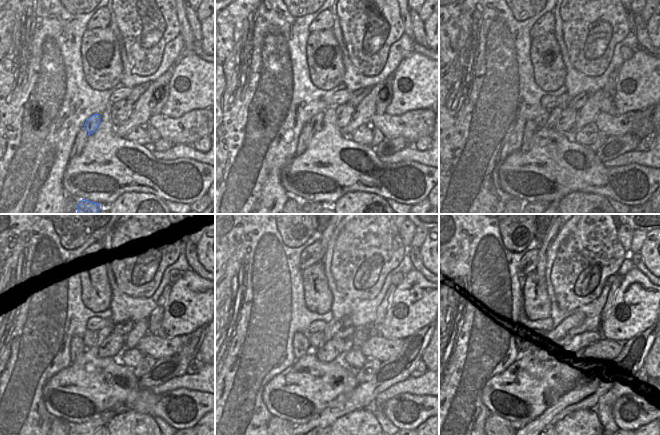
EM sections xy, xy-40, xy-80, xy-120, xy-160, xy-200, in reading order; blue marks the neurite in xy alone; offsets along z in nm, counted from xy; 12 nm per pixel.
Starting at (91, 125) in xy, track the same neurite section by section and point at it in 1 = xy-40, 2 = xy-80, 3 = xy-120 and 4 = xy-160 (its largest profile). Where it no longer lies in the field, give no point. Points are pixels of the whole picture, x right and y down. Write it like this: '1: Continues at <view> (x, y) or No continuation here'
1: Continues at xy-40 (316, 121)
2: Continues at xy-80 (541, 120)
3: Continues at xy-120 (90, 338)
4: Continues at xy-160 (315, 339)

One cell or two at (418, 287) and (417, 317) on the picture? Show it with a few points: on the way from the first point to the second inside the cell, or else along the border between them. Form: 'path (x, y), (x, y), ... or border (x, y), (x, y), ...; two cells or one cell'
path (418, 294), (417, 310); one cell

